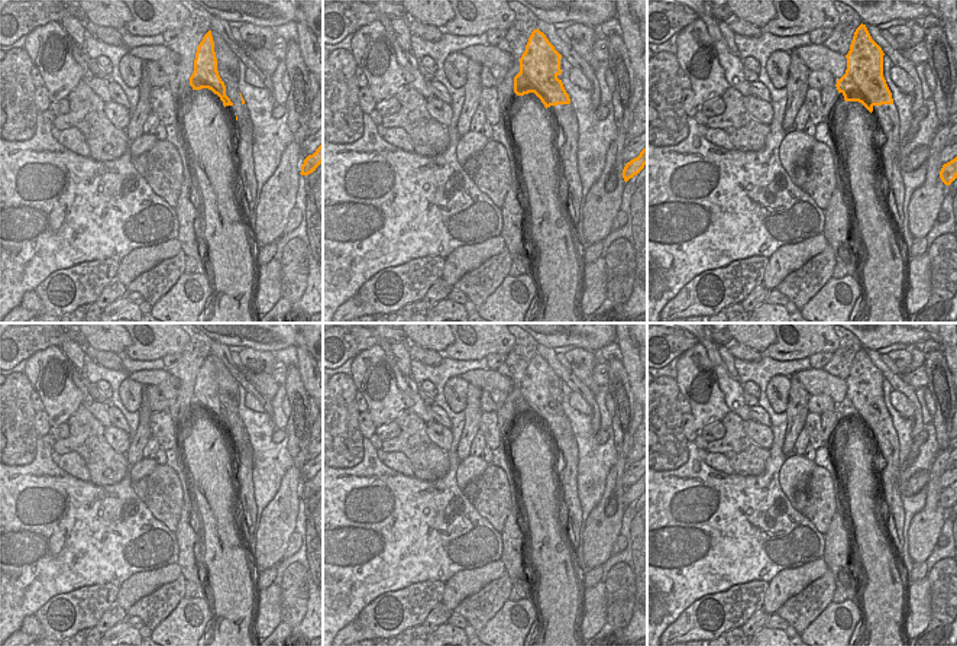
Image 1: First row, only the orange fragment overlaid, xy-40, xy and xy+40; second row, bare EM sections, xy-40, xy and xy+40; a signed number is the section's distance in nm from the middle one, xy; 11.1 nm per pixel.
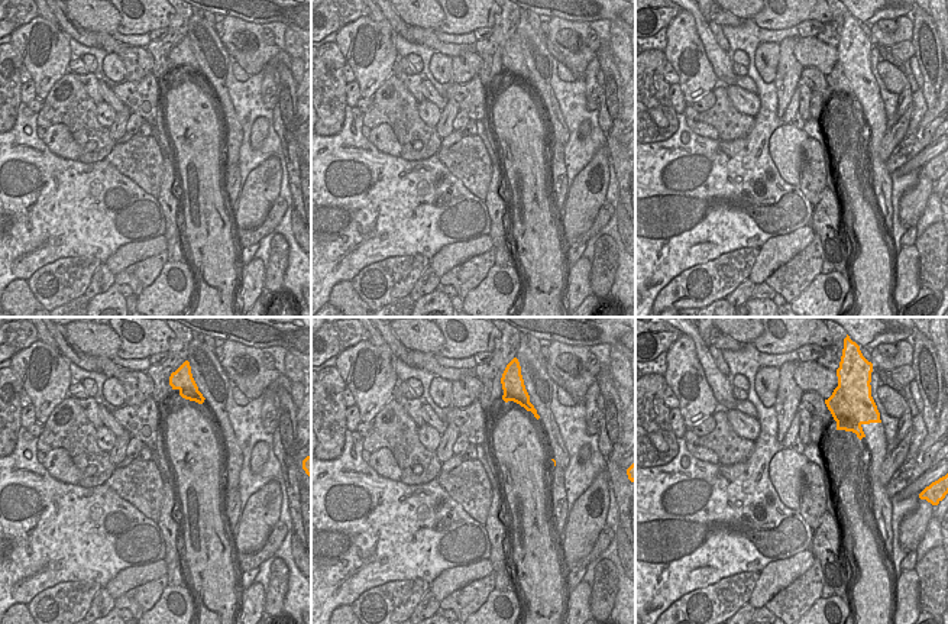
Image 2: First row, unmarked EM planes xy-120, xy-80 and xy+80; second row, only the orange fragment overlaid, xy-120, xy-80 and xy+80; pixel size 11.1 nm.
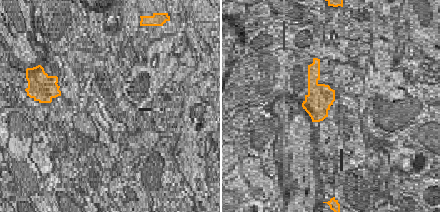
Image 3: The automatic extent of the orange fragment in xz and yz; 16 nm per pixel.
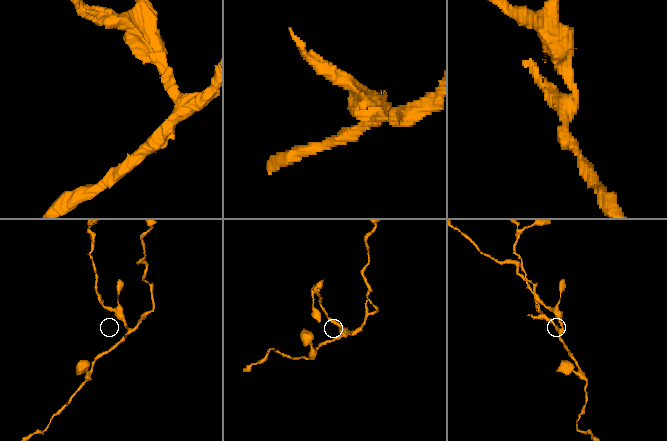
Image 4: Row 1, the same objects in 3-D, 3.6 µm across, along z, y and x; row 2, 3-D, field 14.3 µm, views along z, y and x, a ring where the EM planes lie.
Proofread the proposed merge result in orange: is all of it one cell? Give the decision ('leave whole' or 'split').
split

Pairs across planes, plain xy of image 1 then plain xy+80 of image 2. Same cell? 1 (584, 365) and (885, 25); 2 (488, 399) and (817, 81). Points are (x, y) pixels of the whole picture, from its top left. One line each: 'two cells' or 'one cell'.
1: one cell
2: one cell

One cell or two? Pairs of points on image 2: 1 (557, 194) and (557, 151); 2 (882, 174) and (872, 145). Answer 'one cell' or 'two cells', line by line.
1: one cell
2: one cell

